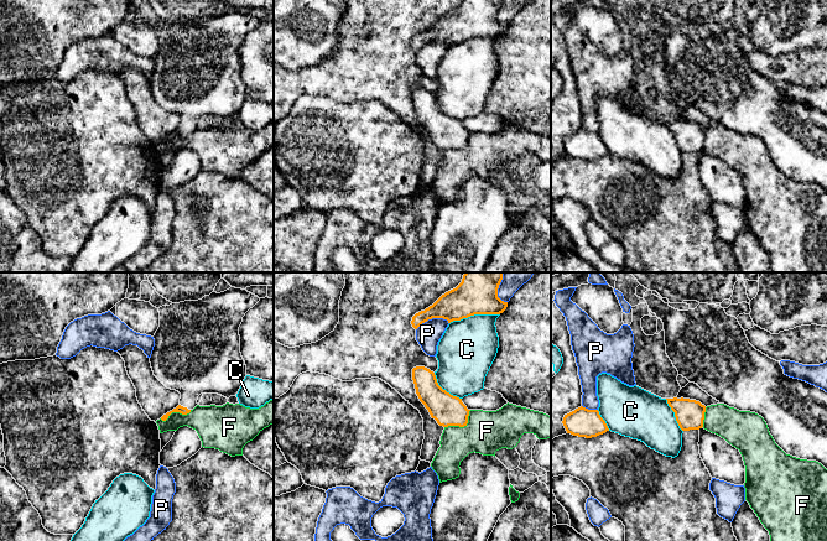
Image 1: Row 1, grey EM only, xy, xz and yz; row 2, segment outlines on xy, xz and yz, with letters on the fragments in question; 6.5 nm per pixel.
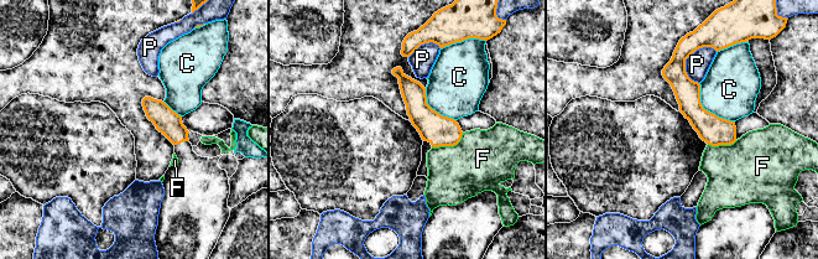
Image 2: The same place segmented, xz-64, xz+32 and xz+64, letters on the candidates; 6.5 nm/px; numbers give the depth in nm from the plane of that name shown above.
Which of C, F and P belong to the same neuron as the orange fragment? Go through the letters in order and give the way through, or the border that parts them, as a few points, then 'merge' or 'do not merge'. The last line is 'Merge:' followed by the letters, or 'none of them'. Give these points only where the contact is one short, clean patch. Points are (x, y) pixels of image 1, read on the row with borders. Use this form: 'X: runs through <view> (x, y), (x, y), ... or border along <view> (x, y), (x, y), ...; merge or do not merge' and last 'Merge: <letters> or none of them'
C: do not merge
F: border along xz (471, 410), (463, 426), (445, 427); do not merge
P: do not merge
Merge: none of them

